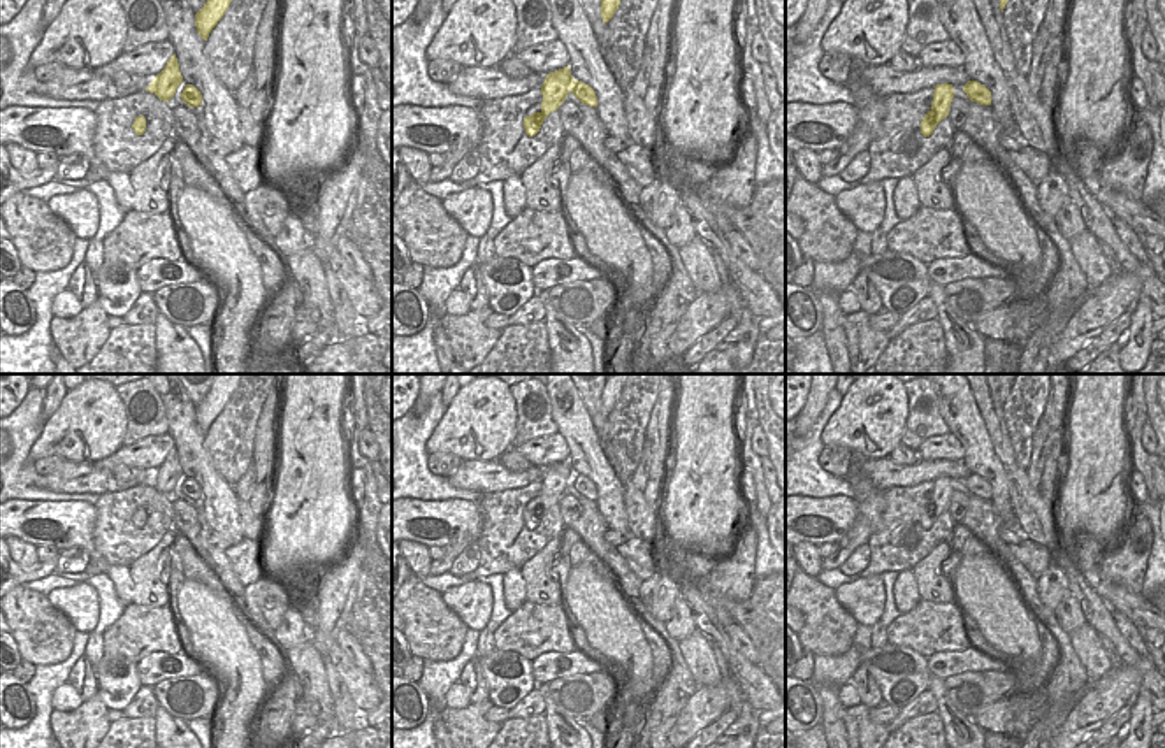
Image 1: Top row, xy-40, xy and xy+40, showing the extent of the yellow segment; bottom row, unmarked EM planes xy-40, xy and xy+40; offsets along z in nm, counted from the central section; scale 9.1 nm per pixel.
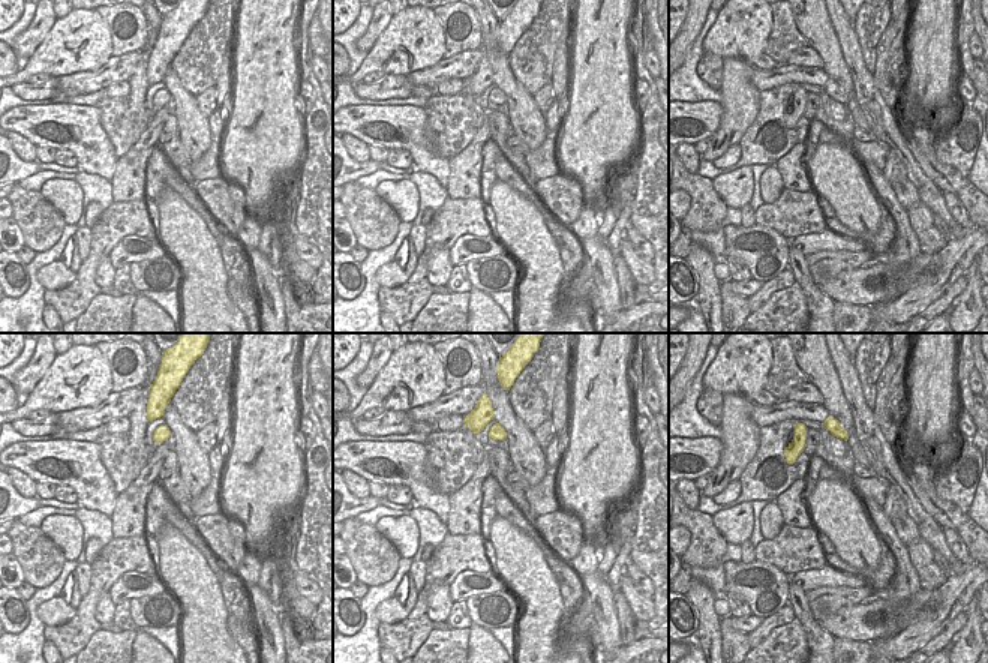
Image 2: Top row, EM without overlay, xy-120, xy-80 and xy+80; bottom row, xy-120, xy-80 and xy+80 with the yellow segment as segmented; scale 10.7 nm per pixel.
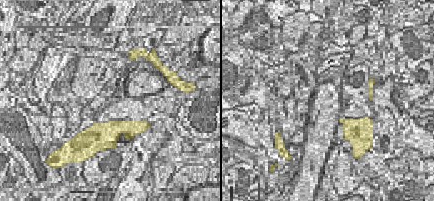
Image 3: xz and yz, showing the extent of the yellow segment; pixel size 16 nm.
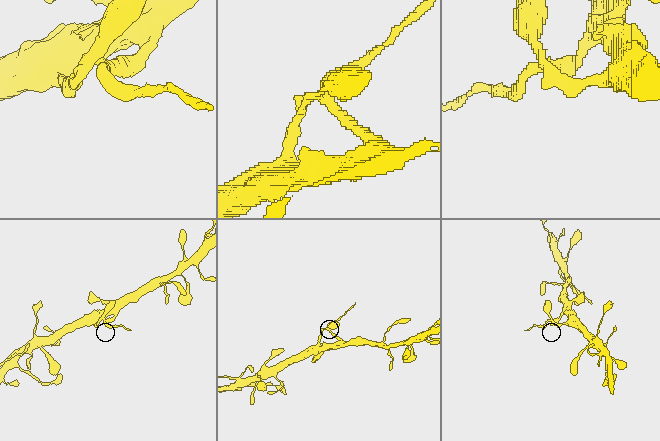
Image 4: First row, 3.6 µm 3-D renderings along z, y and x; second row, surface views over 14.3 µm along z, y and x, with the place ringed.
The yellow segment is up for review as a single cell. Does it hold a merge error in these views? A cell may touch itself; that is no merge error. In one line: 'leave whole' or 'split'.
leave whole

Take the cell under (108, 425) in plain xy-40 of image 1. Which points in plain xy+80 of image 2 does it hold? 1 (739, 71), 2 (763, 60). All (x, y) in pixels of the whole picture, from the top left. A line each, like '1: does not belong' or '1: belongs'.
1: does not belong
2: does not belong

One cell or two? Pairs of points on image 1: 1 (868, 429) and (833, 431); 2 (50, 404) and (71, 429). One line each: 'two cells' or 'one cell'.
1: one cell
2: two cells

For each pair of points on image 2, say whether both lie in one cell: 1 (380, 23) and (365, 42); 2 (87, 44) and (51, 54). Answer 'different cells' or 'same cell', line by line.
1: same cell
2: same cell

